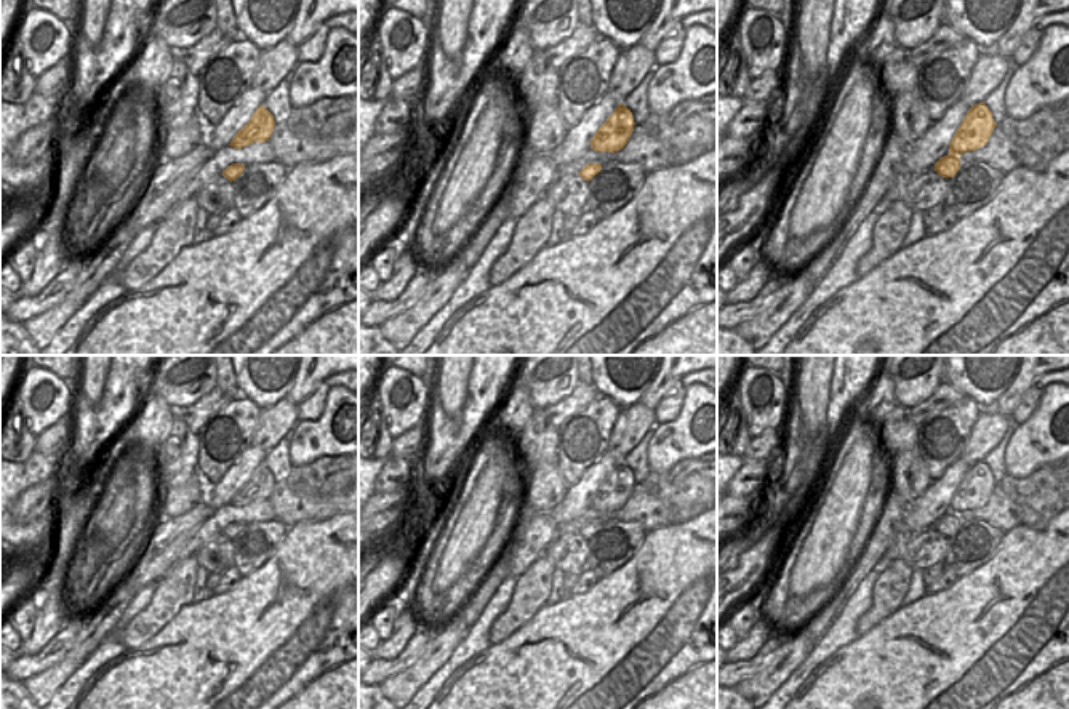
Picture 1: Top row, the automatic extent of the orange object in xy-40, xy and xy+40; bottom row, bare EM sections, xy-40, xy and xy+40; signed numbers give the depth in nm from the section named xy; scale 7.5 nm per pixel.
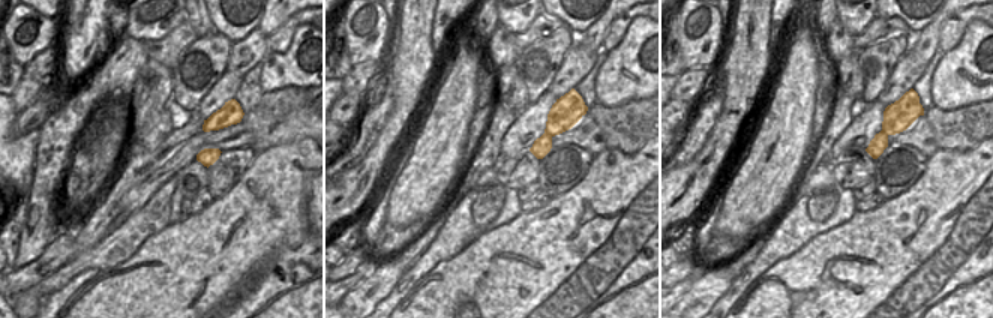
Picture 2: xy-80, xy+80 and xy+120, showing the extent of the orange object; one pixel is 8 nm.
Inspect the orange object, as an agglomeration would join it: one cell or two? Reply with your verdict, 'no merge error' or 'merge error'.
no merge error

